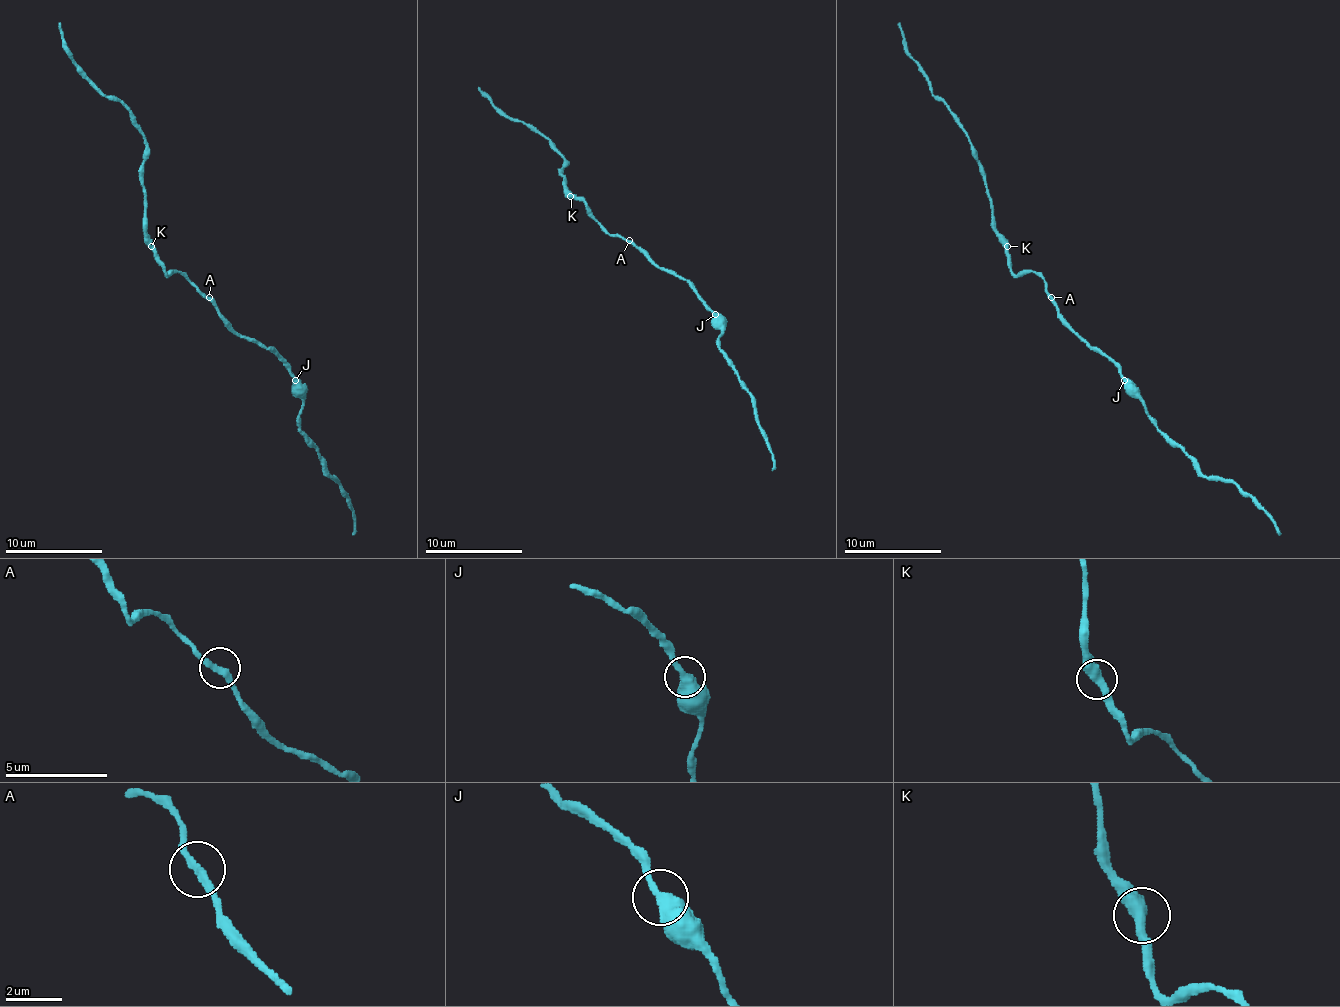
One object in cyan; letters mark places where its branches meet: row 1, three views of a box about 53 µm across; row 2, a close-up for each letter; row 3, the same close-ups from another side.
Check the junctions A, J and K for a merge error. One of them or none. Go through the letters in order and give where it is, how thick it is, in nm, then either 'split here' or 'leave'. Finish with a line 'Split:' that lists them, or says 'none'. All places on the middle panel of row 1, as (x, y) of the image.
A: at (629, 240); 280 nm thick; leave
J: at (715, 314); 480 nm thick; leave
K: at (570, 196); 480 nm thick; leave
Split: none

